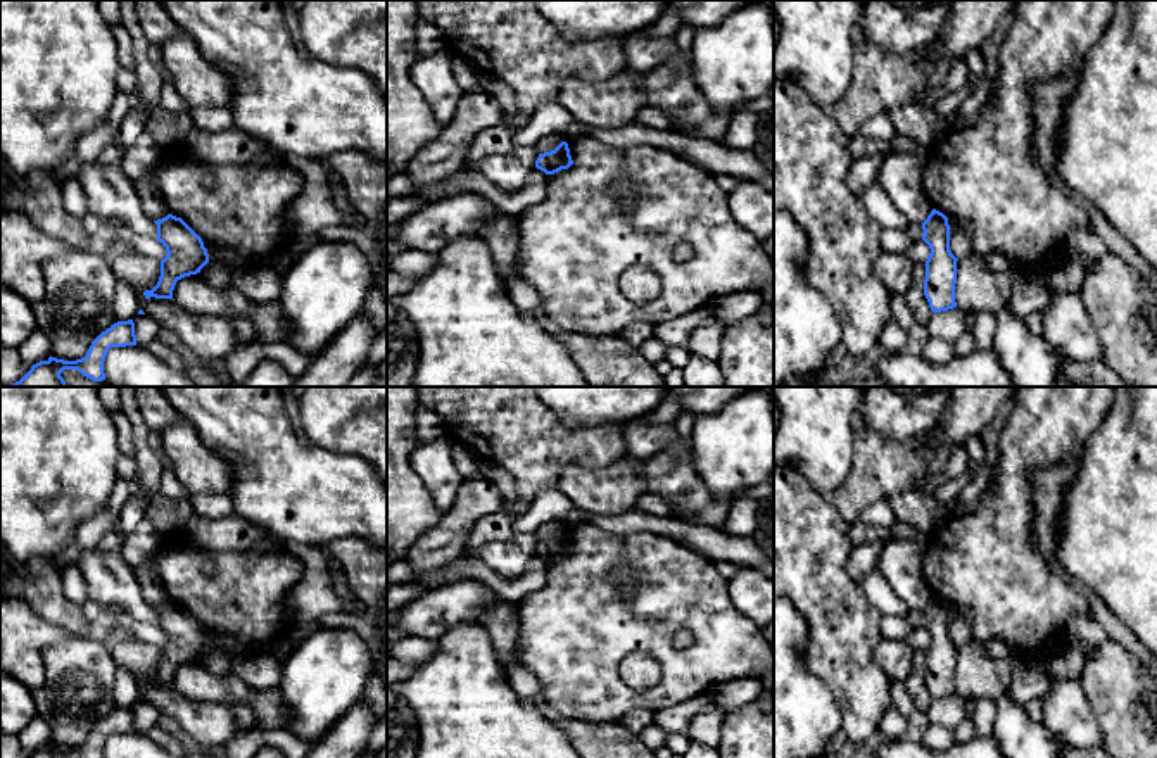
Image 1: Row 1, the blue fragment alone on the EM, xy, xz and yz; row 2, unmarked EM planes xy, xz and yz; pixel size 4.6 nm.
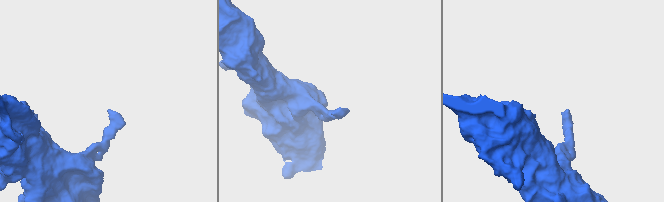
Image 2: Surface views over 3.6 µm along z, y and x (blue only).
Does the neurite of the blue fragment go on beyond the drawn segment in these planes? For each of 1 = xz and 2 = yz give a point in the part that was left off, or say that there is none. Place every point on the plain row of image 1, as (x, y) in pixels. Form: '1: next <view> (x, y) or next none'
1: next none
2: next none

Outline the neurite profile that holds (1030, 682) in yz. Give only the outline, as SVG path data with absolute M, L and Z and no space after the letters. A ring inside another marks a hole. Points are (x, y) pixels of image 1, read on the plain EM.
M1021 658L1012 665L1008 694L1017 704L1027 706L1033 701L1041 701L1050 687L1050 672L1034 658Z

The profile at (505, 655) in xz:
M496 597L496 601L487 608L484 622L490 634L496 658L504 673L508 673L509 663L513 660L520 661L516 656L518 651L516 604Z

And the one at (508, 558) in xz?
M515 532L508 540L482 544L478 558L503 578L516 578L535 556L539 537L534 532Z

